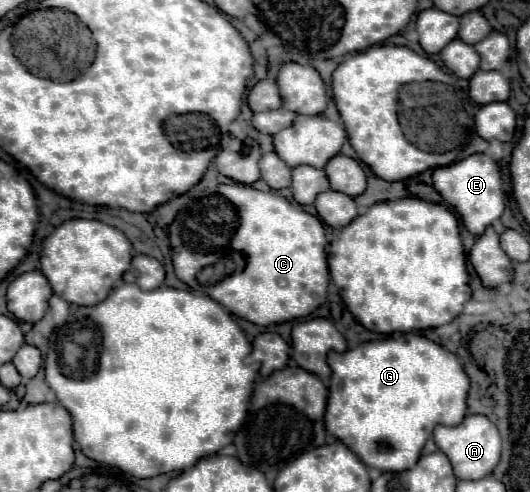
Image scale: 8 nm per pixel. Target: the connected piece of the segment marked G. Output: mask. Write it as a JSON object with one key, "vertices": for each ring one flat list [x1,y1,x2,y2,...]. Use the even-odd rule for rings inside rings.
{"vertices":[[394,333,394,336,382,340,364,342,342,354,331,351,328,364,332,368,332,376,326,430,350,446,350,450,354,450,354,454,358,454,358,458,362,458,362,462,370,468,378,468,382,472,402,472,414,468,426,440,434,432,434,426,456,426,466,416,470,378,458,356,419,333]]}

